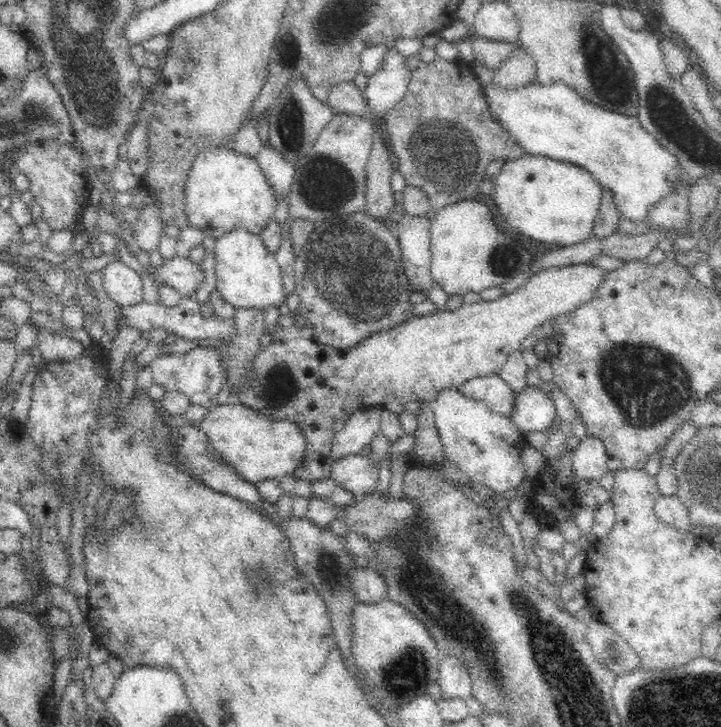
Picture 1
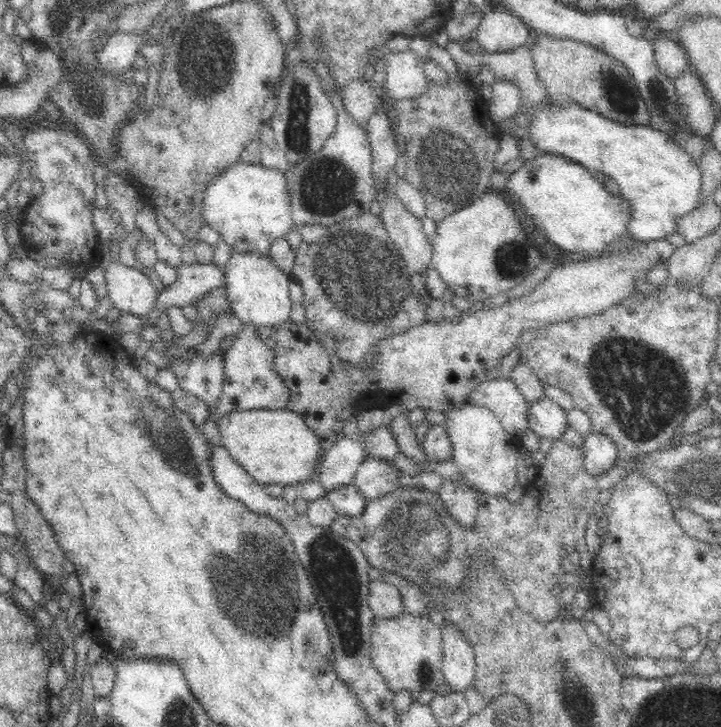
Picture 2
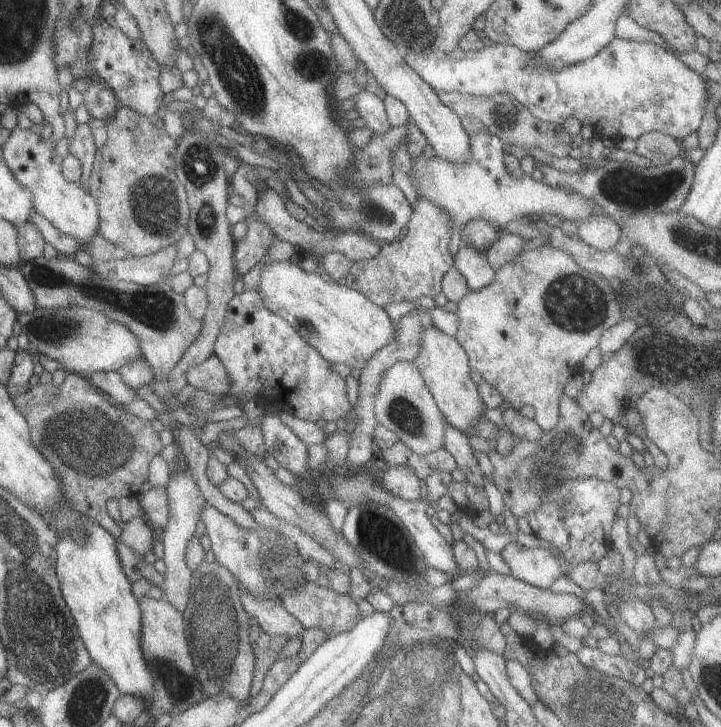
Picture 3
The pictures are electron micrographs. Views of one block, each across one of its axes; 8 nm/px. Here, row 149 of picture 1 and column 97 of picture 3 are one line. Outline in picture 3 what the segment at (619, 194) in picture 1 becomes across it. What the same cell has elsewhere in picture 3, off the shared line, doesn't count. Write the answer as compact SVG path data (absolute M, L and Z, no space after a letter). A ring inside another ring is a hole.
M73 512L73 526L55 532L55 576L59 592L75 618L77 634L93 660L105 674L109 674L119 694L151 694L151 676L145 668L139 650L139 604L131 594L131 584L121 570L117 556L117 540L93 518Z

